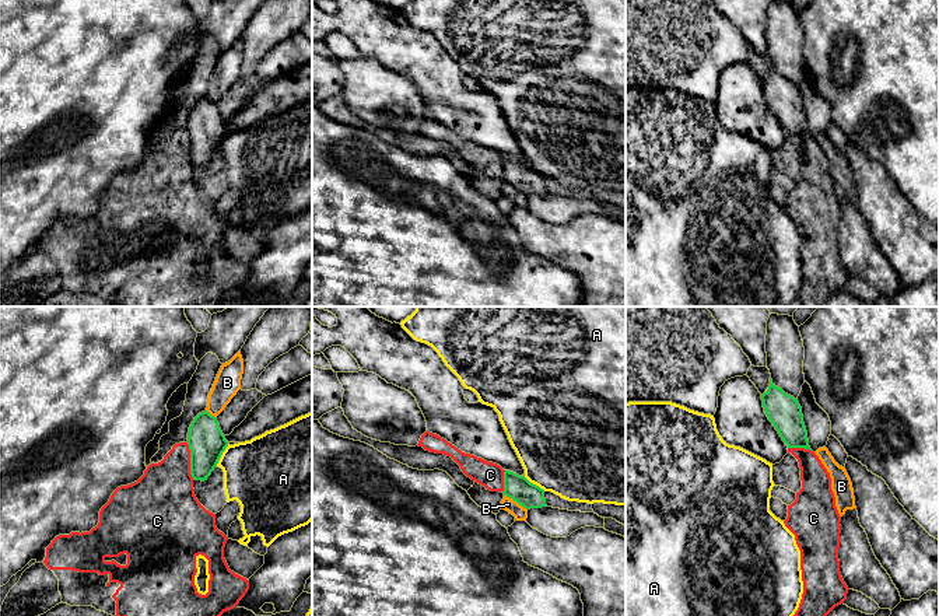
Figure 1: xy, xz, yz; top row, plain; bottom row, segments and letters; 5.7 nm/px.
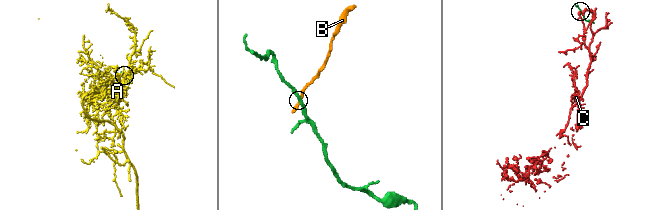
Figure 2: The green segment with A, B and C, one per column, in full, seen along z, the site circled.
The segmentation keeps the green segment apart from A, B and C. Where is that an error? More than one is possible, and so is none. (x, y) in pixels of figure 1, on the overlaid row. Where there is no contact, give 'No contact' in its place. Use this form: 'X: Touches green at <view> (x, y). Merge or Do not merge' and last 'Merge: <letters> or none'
A: Touches green at xy (221, 454). Do not merge
B: Touches green at xz (515, 500). Do not merge
C: Touches green at xy (191, 461). Do not merge
Merge: none

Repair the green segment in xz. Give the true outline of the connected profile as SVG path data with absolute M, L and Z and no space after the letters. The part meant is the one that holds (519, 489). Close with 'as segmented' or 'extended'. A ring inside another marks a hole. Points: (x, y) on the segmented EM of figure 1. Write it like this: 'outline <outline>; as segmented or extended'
outline M509 470L504 472L502 493L526 510L546 507L544 490Z; as segmented

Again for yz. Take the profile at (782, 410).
outline M772 384L761 395L763 407L788 448L810 449L807 431L803 423L802 407L793 396Z; as segmented

